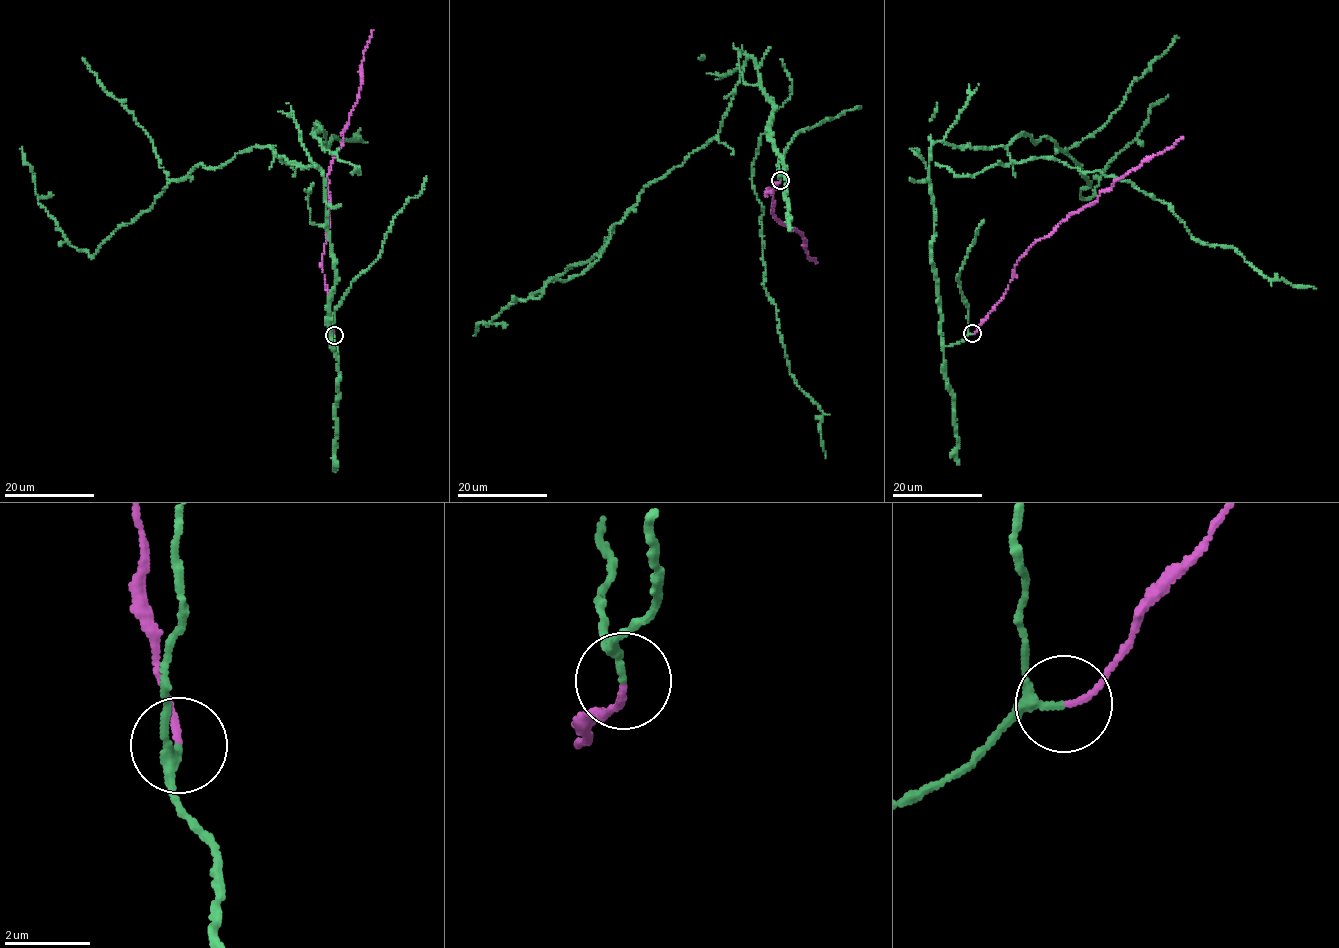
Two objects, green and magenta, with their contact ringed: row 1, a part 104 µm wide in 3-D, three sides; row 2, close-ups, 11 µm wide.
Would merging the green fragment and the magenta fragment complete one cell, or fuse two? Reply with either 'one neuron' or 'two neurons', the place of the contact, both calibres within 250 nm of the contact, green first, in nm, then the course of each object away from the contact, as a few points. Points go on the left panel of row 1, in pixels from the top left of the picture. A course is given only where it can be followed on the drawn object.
one neuron; at (334, 335); 150 nm thick on the green side, 120 nm on the other; green runs (333, 335), (338, 357), (335, 259), (314, 164), (255, 146), (202, 163), (90, 257), (38, 202), (21, 147); magenta runs (333, 335), (321, 266), (329, 225), (328, 175), (342, 145), (342, 133), (361, 86), (364, 50), (373, 29)

